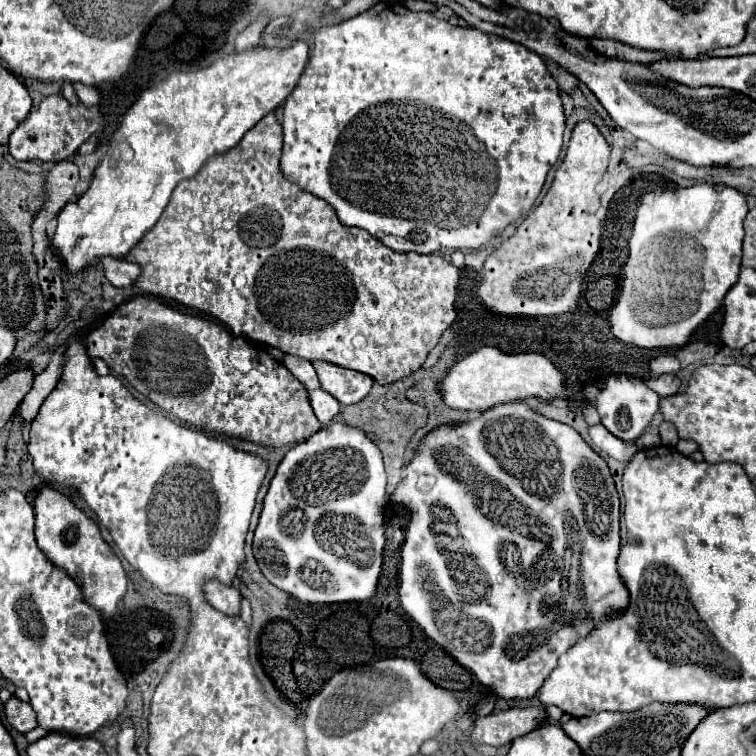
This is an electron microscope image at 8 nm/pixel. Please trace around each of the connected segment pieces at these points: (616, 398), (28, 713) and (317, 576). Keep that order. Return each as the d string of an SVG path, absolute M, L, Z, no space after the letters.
M613 375L607 379L607 385L597 395L597 411L601 417L601 423L611 431L617 439L631 443L635 441L645 427L651 423L653 415L659 409L659 395L651 391L641 379L633 379L627 375Z
M11 697L5 703L5 715L11 727L15 727L19 733L27 733L37 727L37 715L29 703L19 701L17 697Z
M335 423L327 429L317 431L305 443L291 447L267 491L253 539L253 555L261 573L275 587L283 589L303 603L369 603L375 597L383 563L385 505L385 469L381 453L373 441L367 439L363 431L343 423Z

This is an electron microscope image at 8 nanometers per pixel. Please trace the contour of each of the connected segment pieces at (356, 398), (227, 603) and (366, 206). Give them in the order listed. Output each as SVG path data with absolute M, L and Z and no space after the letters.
M315 361L313 363L323 391L331 393L341 405L353 405L359 403L363 397L367 397L373 379L363 373L355 373L351 369L331 365L327 361Z
M215 579L207 581L203 585L203 593L205 593L205 599L207 603L217 609L217 611L223 611L225 615L229 617L237 617L239 615L239 603L241 603L241 593L231 587L231 585L223 585Z
M387 1L375 3L365 13L359 13L337 25L325 25L315 31L309 63L299 79L299 85L283 105L281 125L283 153L279 167L285 179L297 183L303 191L327 201L343 225L369 231L377 241L393 251L435 253L441 249L479 249L493 237L501 235L509 223L531 211L549 169L559 157L563 145L565 115L555 79L547 71L543 59L533 51L527 51L527 47L499 35L483 33L479 29L453 27L448 21L437 19L431 13L413 13L399 1Z

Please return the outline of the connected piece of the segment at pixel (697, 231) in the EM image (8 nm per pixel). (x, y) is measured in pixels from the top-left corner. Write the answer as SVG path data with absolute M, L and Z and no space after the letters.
M695 183L693 187L663 192L653 191L642 196L629 239L629 257L625 261L619 299L609 315L611 333L623 343L643 349L687 345L693 333L721 307L725 293L739 277L741 261L737 263L737 249L743 255L743 219L749 211L745 195L725 185Z

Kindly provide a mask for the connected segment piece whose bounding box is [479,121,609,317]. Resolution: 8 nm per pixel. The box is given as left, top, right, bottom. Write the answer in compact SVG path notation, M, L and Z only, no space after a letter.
M589 121L577 123L565 159L557 169L547 195L517 227L517 233L503 241L485 261L479 297L491 311L501 315L539 317L569 313L577 307L583 275L599 251L603 221L599 219L601 203L595 185L601 181L607 161L609 143L599 129Z

